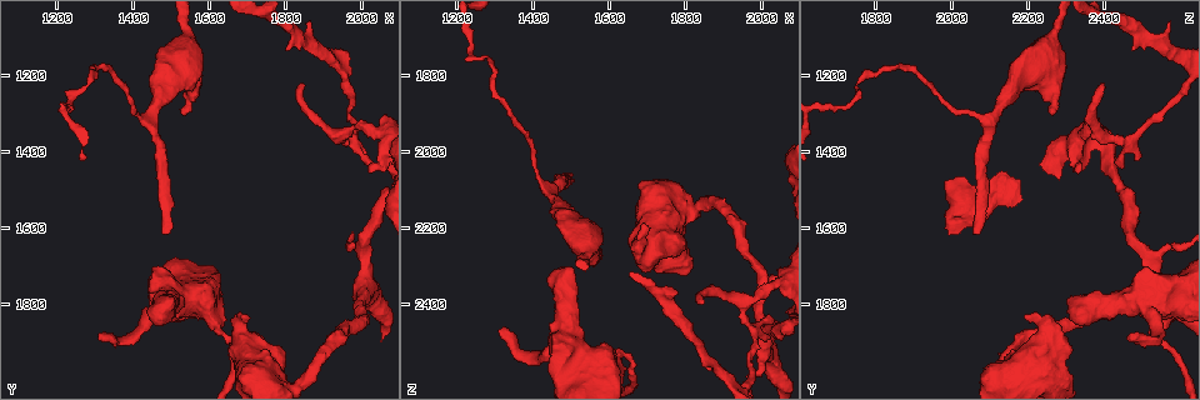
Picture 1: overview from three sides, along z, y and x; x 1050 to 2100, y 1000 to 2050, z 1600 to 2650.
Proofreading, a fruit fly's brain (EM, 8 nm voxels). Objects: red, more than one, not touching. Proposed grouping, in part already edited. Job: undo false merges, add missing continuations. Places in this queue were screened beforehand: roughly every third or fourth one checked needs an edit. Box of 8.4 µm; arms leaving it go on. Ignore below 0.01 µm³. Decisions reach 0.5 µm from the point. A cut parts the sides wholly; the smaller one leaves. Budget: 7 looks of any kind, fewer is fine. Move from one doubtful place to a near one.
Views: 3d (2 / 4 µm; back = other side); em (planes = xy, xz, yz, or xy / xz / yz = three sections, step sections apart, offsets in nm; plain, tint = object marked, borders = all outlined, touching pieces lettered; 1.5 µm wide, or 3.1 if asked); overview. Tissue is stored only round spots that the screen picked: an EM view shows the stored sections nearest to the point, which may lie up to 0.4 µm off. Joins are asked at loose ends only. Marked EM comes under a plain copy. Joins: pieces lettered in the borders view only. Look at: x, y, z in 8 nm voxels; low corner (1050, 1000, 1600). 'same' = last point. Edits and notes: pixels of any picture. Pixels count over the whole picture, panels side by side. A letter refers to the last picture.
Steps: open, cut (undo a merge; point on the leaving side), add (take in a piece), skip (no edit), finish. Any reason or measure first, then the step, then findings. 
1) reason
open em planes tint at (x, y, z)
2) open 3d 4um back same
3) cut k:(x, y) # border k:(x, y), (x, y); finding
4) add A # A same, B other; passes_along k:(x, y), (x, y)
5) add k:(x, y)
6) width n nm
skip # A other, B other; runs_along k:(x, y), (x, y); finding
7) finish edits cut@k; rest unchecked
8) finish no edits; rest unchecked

calibre changes
open 3d 2um at (1625, 1875, 2525)

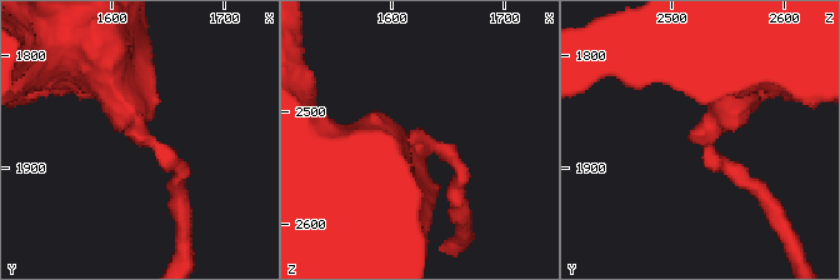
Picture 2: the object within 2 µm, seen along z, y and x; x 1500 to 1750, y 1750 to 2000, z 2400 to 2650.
open em xz step 4 tint at (1630, 1874, 2534)

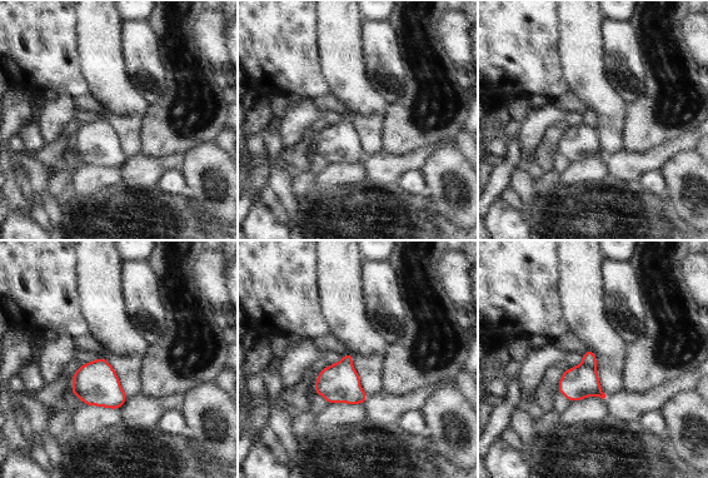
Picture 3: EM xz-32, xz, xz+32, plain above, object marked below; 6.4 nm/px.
another direction
open em planes borders same

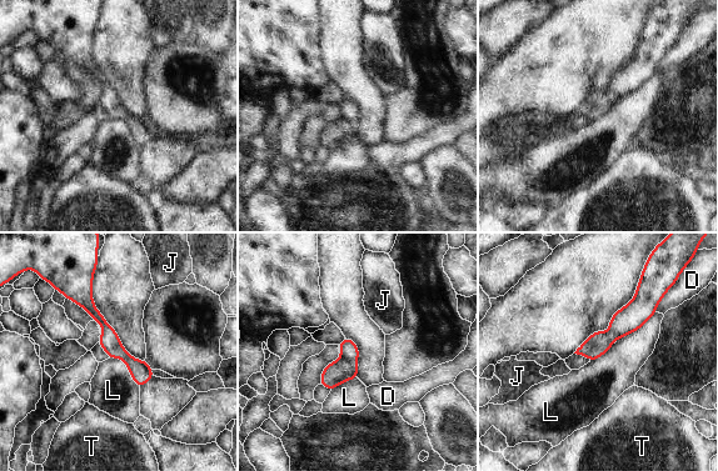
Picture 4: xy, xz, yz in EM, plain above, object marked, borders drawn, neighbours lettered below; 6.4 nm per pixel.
cut 4:(349, 351) # D other, J other, L other, T other; a second neuron is stuck on

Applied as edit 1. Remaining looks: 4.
open overview

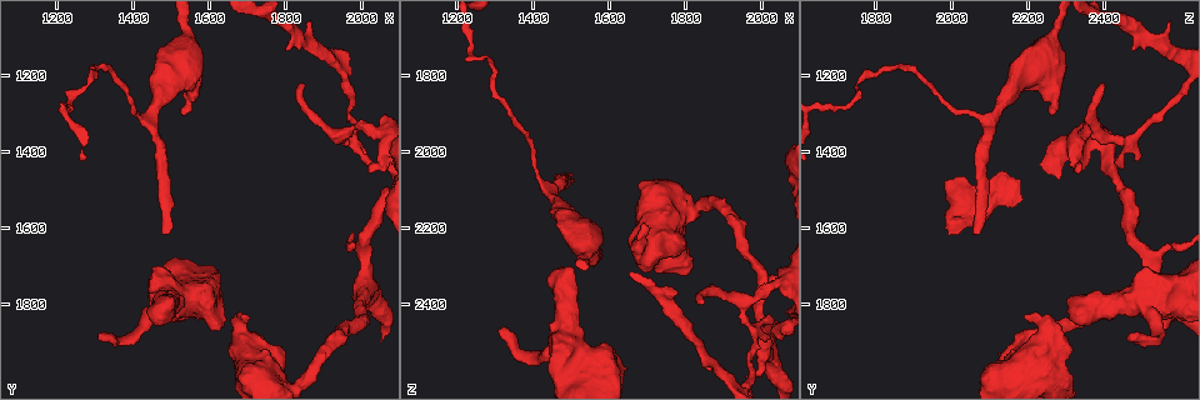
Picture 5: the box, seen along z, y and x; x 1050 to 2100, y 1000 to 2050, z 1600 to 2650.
branch stops here
open 3d 4um at (1530, 1300, 2260)

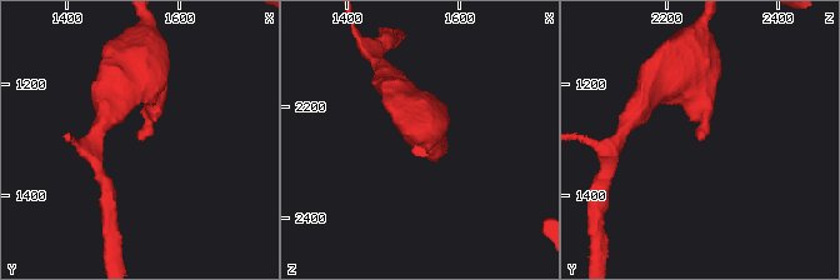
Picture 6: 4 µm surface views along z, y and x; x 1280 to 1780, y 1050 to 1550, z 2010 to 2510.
open em planes borders at (1530, 1300, 2260)

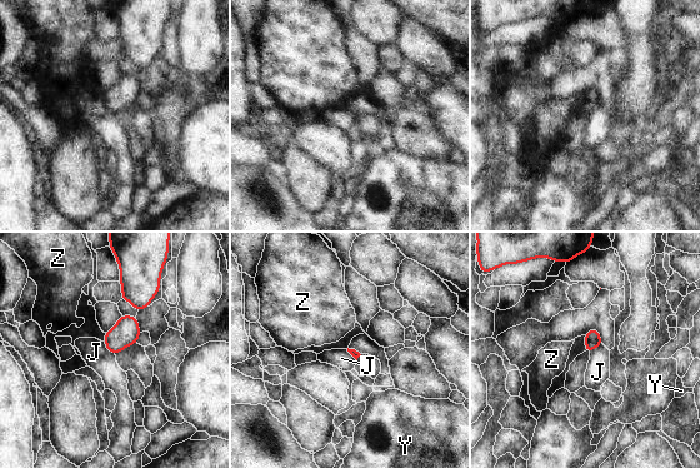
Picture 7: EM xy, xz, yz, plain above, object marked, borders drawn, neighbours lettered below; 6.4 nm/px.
skip # J other, Y other, Z other; border 7:(103, 342), (114, 354); no lettered piece goes on from it

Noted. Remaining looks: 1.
an open end
open em planes borders at (1480, 1615, 2065)

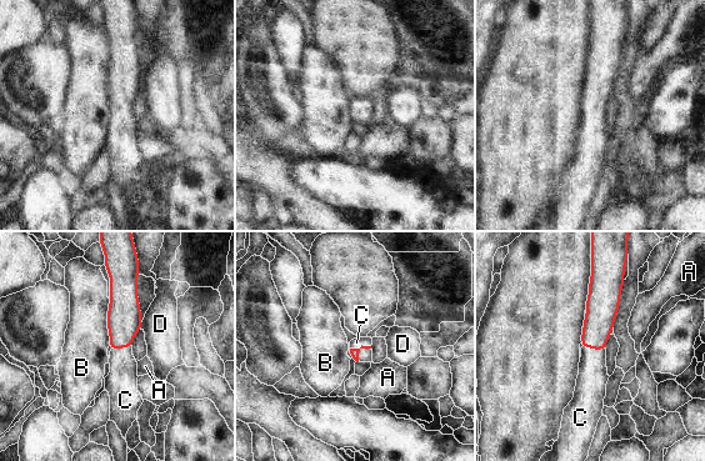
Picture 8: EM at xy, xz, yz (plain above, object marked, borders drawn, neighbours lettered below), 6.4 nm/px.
add C # A other, B other, C same, D other; passes_along 8:(354, 352), (359, 350), (365, 355); it goes on there

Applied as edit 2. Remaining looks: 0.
finish edits cut@4, add@8; rest unchecked

